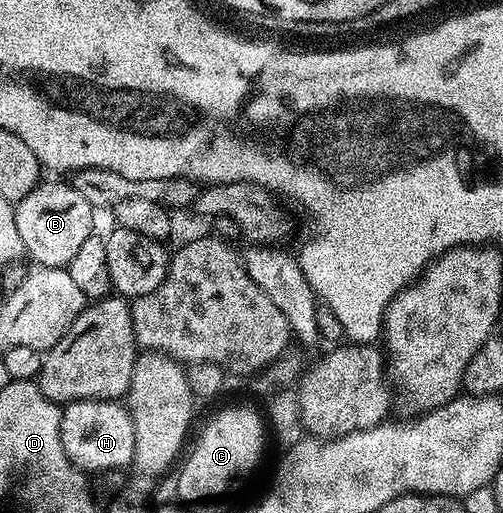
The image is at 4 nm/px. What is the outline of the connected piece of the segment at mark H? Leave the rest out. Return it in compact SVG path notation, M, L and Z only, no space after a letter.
M90 398L66 403L60 416L60 438L65 456L84 472L123 470L130 467L135 456L133 420L122 401L106 402Z

